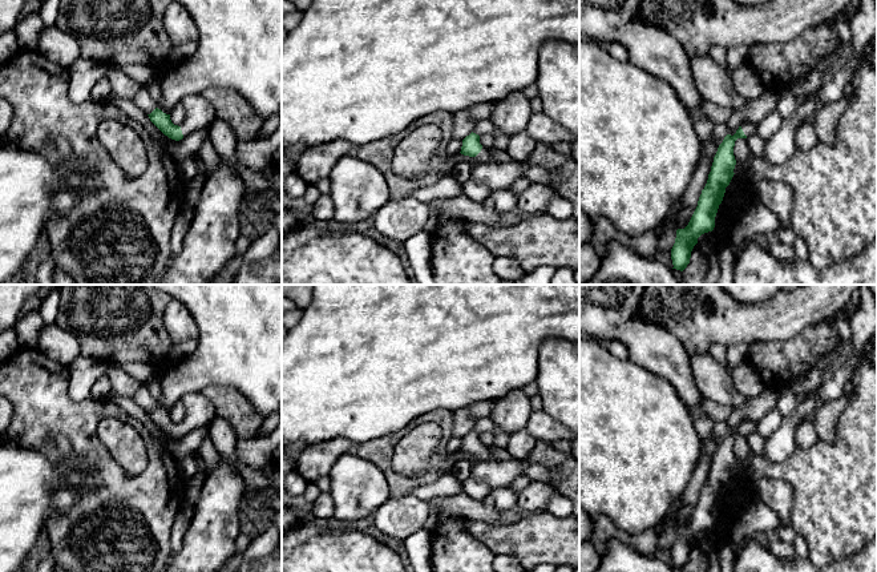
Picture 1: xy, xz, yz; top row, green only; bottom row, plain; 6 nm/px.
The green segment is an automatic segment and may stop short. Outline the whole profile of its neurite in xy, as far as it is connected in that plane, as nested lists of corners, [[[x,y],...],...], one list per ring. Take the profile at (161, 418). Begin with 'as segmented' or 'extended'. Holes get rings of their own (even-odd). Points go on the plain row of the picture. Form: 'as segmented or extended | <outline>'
extended | [[[189,392],[181,402],[186,408],[185,419],[178,424],[170,418],[170,412],[155,406],[149,414],[150,419],[169,436],[179,439],[193,430],[207,427],[217,416],[214,404],[203,392]]]

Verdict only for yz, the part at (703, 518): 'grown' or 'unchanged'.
grown

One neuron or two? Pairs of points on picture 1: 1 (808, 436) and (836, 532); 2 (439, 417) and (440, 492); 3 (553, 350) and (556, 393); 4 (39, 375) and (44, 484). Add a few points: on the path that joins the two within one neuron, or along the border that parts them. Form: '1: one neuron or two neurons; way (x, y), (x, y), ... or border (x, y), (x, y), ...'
1: two neurons; border (819, 438), (809, 447), (797, 446)
2: two neurons; border (449, 474), (427, 484), (417, 486), (412, 491)
3: one neuron; way (556, 361), (556, 382)
4: two neurons; border (15, 440), (40, 451), (52, 462), (75, 455)

